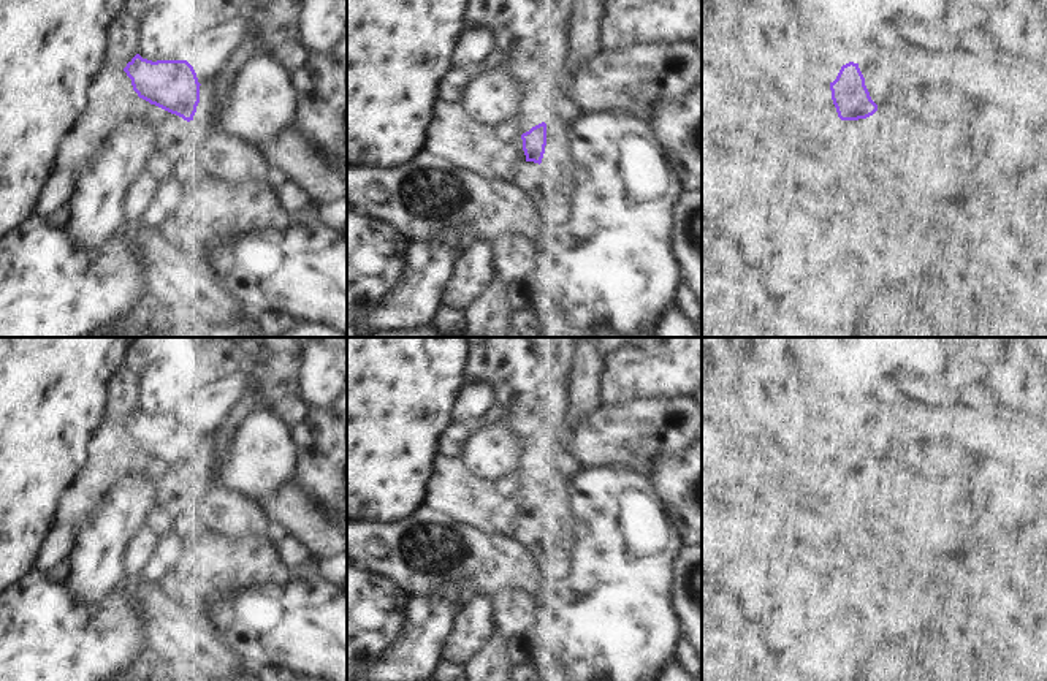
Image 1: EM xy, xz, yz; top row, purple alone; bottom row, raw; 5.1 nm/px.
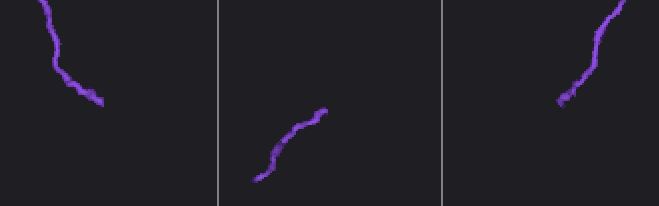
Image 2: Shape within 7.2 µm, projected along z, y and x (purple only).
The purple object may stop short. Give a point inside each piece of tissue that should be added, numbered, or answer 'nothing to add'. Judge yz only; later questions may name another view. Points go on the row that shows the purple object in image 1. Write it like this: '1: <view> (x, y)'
1: yz (821, 110)

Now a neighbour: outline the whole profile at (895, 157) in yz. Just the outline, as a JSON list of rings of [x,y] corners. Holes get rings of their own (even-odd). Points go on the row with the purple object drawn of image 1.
[[[949,89],[914,92],[893,112],[897,131],[876,136],[870,130],[857,133],[849,120],[832,124],[797,124],[782,119],[782,131],[792,152],[808,154],[836,168],[870,174],[876,168],[879,182],[914,181],[922,176],[922,152],[916,141],[939,130],[954,105]]]

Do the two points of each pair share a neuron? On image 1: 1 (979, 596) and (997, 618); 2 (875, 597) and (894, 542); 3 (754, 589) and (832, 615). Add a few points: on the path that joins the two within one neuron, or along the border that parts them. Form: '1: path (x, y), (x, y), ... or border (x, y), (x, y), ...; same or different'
1: path (984, 601), (993, 613); same
2: border (867, 531), (881, 548), (895, 555); different
3: path (773, 597), (792, 610), (813, 613); same

